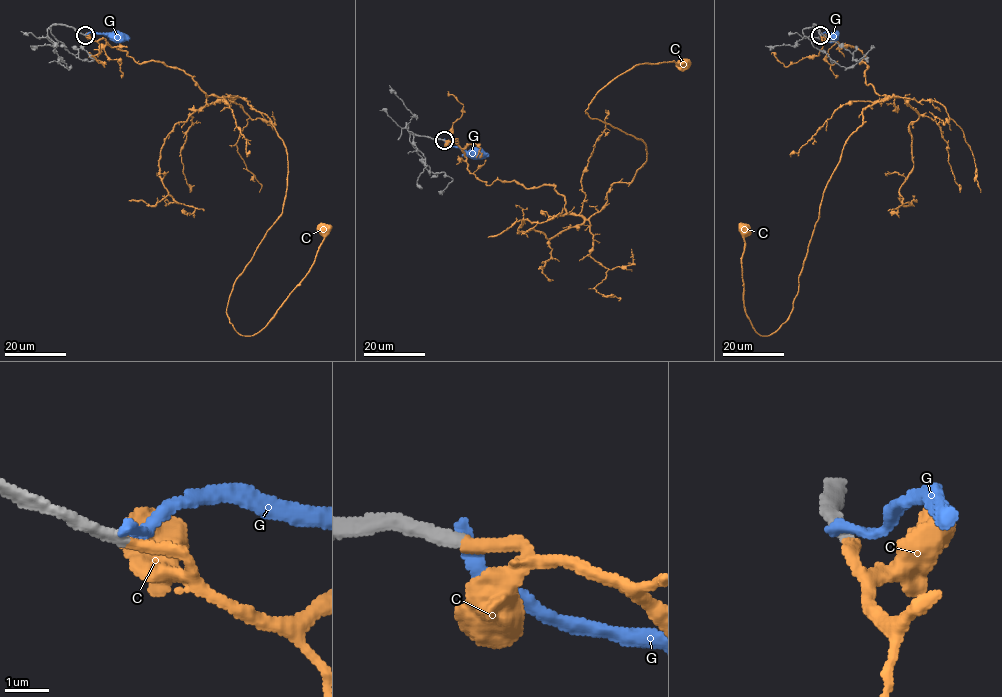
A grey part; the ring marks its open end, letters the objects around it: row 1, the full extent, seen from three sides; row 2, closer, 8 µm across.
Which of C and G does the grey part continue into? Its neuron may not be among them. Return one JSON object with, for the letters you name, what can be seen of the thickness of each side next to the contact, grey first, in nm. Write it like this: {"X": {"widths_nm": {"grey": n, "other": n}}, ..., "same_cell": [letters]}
{"C": {"widths_nm": {"grey": 300, "other": 280}}, "same_cell": ["C"]}

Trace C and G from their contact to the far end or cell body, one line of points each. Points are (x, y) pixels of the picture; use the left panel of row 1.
C: (85, 35), (243, 98), (282, 141), (281, 215), (228, 300), (242, 335), (299, 283), (324, 230)
G: (85, 35), (101, 33), (117, 39)

